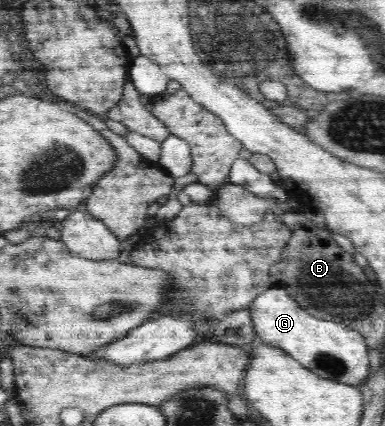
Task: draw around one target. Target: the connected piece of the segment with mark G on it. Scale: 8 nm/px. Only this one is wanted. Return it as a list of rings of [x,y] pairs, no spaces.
[[[281,287],[265,288],[250,301],[250,321],[254,333],[265,343],[275,344],[293,356],[303,367],[324,379],[361,387],[369,378],[369,348],[357,330],[349,326],[309,315]]]

